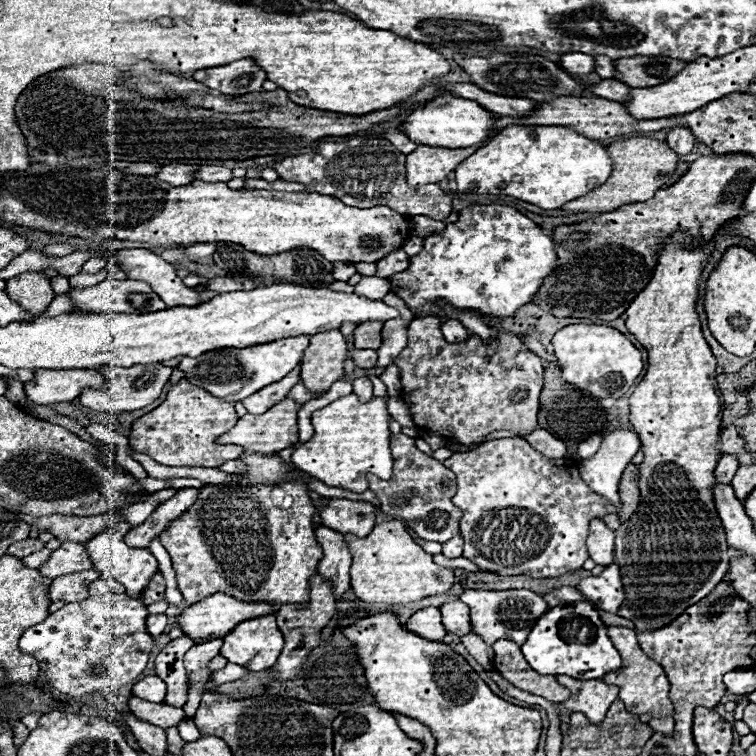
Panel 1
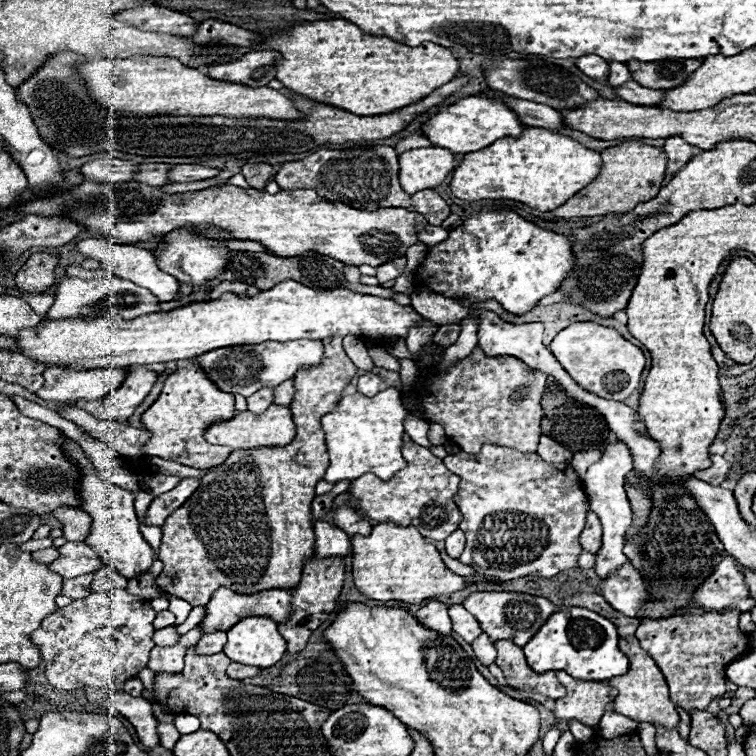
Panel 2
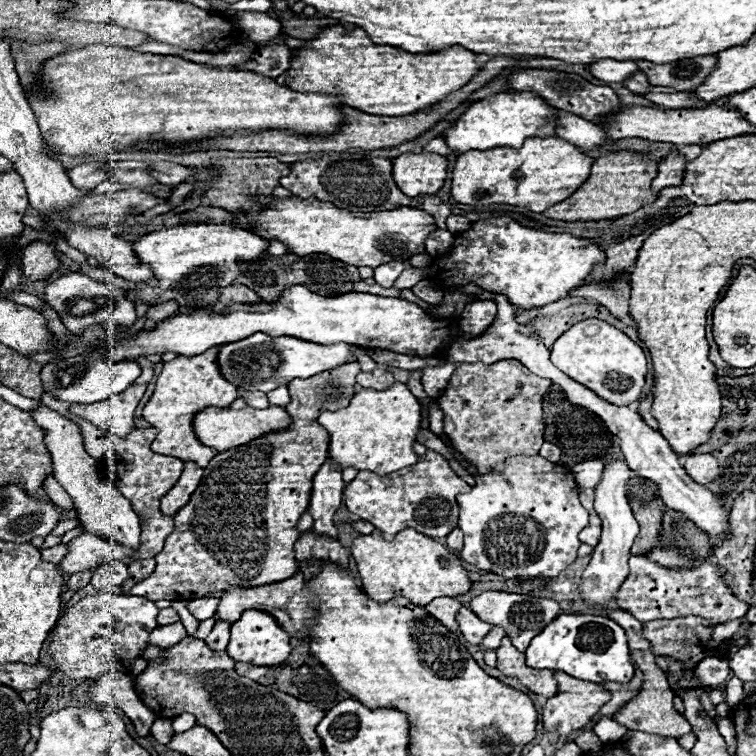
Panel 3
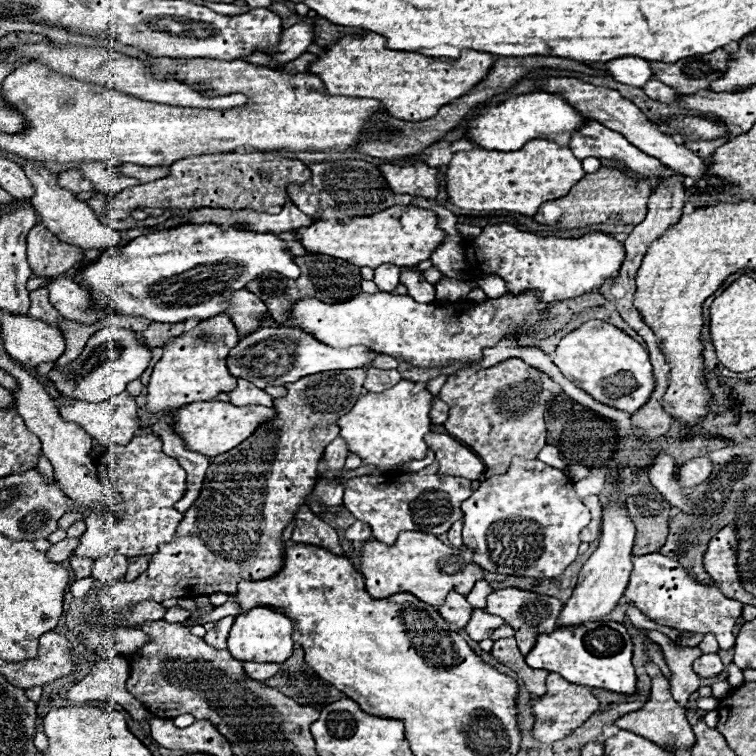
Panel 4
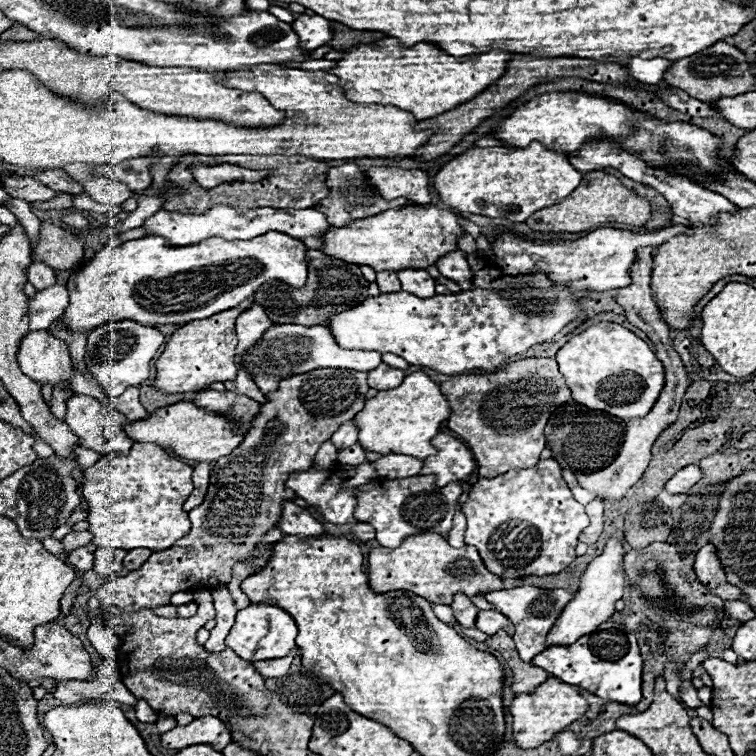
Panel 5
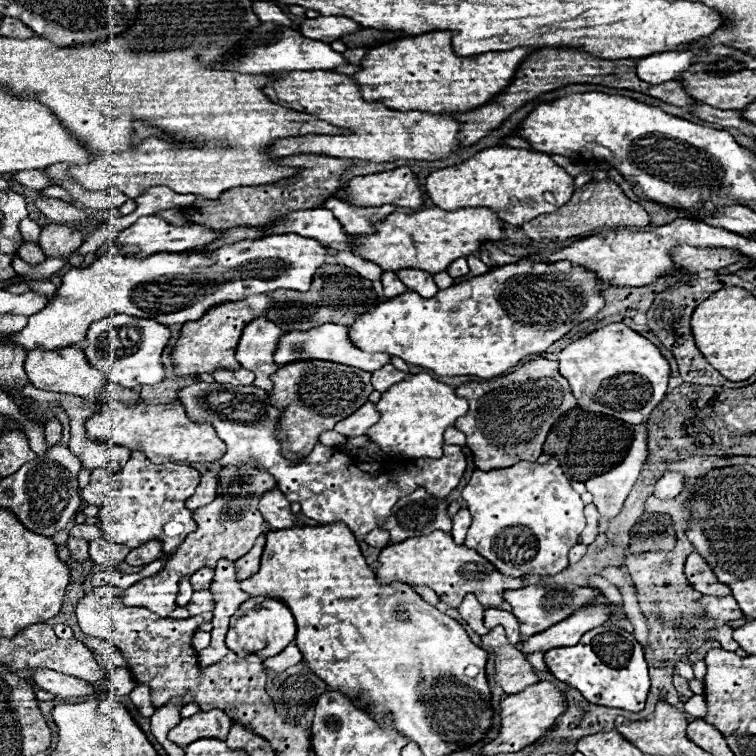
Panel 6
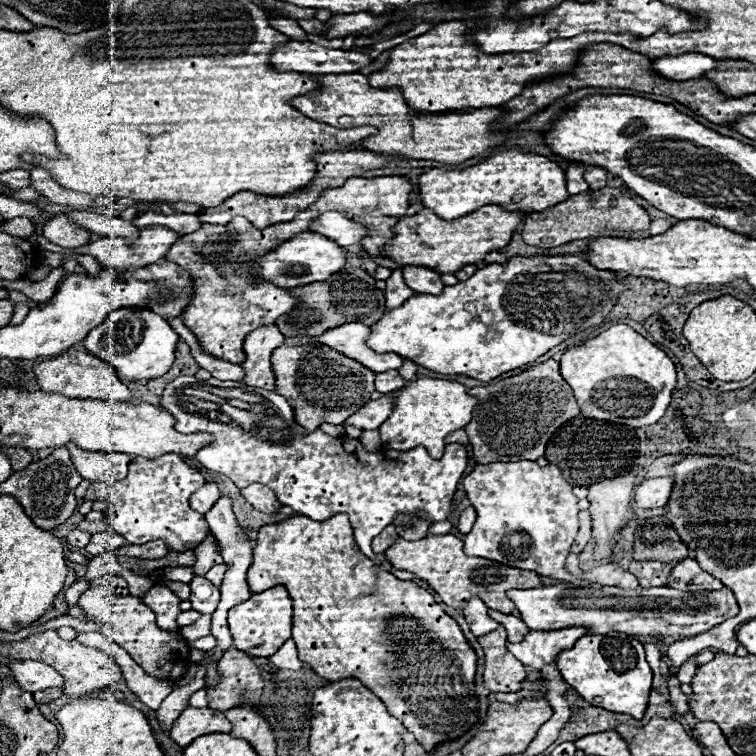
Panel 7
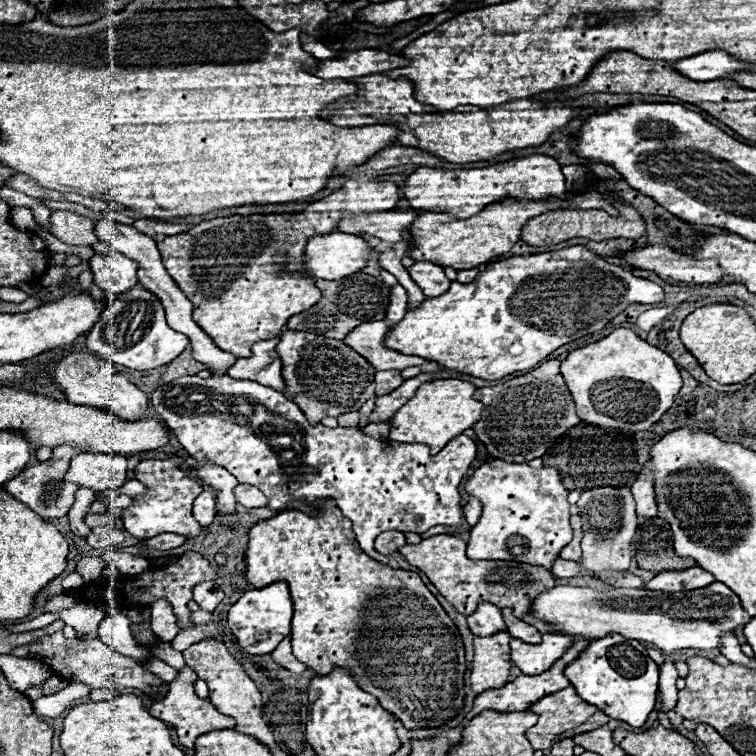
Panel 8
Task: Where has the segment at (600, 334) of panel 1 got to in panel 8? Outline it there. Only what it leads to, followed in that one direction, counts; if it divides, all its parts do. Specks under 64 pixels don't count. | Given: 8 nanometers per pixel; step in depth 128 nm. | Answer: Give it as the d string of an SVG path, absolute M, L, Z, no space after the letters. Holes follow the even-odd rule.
M616 328L606 338L572 350L560 372L576 402L576 414L588 424L602 428L624 428L632 432L648 430L674 404L682 388L676 362L656 346L638 338L628 328Z

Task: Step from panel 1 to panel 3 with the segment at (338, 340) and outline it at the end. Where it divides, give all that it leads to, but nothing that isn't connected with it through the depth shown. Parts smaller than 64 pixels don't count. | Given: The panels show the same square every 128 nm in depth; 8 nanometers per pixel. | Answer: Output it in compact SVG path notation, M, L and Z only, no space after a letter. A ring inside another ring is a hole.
M348 362L336 370L326 370L306 380L292 380L290 404L286 410L292 424L286 430L264 434L240 448L220 452L204 468L204 478L192 494L188 506L176 512L174 532L166 538L164 548L156 554L156 570L152 576L134 584L126 594L140 594L152 600L196 600L206 596L220 598L228 586L264 586L286 580L296 574L298 564L294 558L294 542L300 538L296 522L308 510L312 478L328 458L330 434L316 422L322 412L336 412L348 406L356 394L356 376L360 372L358 362Z

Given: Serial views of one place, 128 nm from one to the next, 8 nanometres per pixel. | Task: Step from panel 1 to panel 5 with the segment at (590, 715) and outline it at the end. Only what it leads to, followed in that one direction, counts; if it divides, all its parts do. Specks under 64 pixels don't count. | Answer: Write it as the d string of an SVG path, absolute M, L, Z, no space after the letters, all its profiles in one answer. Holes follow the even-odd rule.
M548 678L540 688L528 694L518 694L510 702L510 712L512 712L512 736L514 744L518 748L536 748L548 740L552 740L560 730L564 730L568 724L578 720L588 708L588 702L578 694L576 686L568 686L566 682L560 682L558 678Z

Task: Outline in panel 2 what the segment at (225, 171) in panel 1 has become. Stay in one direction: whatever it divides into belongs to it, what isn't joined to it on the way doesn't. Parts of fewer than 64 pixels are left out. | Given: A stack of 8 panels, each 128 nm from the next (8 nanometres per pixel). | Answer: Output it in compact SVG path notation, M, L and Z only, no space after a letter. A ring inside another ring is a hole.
M176 164L168 170L168 178L175 183L189 183L214 178L218 172L220 170L216 168L206 168L200 164Z

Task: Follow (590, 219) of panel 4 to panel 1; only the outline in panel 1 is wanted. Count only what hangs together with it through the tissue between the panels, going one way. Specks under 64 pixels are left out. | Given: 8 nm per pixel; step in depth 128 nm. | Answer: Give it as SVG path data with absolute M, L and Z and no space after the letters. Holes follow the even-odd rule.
M628 138L610 144L608 154L612 158L612 174L610 178L596 190L584 194L582 198L576 198L568 204L562 206L564 212L568 214L578 214L578 212L612 212L624 204L632 202L646 202L654 198L654 194L660 190L662 184L670 178L670 174L676 170L678 156L668 148L666 142L654 140L654 138Z

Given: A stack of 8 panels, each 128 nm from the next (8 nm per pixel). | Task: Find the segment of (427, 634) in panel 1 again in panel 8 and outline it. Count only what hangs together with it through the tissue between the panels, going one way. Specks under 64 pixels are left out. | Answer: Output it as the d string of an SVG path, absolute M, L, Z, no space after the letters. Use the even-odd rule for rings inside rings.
M480 602L478 610L468 616L468 626L474 636L492 636L498 632L506 632L508 628L500 614L500 608L490 602Z

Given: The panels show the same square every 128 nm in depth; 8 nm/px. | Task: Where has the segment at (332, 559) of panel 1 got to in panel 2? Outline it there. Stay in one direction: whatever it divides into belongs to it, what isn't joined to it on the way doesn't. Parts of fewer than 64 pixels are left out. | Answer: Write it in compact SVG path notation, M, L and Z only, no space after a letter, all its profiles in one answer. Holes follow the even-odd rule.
M318 520L314 522L314 534L316 534L318 558L328 558L328 556L346 558L350 554L350 538L344 534L344 530L336 530L334 524Z

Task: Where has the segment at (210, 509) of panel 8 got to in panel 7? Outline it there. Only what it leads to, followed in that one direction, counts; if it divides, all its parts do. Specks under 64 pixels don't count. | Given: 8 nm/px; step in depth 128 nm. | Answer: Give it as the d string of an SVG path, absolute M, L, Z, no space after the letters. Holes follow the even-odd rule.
M208 482L208 484L204 484L200 490L196 490L196 494L192 494L190 506L192 506L196 512L206 514L206 512L216 504L218 498L220 498L218 486L216 486L214 482ZM212 534L206 536L206 540L194 550L194 554L196 554L194 574L198 574L198 576L204 576L212 566L216 566L216 564L222 562L222 556L216 550L216 542L214 542L214 536Z

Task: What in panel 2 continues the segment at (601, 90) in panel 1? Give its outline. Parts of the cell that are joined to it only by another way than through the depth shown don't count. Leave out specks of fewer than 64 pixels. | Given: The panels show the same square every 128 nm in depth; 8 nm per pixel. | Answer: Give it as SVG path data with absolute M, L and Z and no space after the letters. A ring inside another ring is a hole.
M634 80L626 82L624 86L618 86L618 88L616 88L616 94L618 94L622 100L630 102L630 104L642 104L642 106L644 106L644 104L660 104L660 102L664 100L662 90L648 90L648 88L640 86L640 84L634 82Z

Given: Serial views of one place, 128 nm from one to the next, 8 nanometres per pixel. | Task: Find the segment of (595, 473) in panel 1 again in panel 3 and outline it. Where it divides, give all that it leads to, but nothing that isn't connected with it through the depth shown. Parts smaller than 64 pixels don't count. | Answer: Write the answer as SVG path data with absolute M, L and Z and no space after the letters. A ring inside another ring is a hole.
M612 462L604 468L602 480L596 486L596 500L594 510L602 518L602 536L598 546L592 552L592 558L582 574L582 582L578 586L580 598L588 606L598 608L610 608L610 602L616 596L616 590L624 584L624 578L628 578L628 558L630 558L630 546L634 544L634 538L638 536L638 522L632 516L628 498L626 498L626 482L630 478L630 468L624 462Z

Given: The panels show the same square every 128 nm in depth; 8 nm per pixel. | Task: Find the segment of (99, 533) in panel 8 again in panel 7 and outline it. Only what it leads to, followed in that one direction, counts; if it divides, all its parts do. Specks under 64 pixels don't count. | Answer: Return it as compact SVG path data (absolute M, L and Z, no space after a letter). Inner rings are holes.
M106 530L106 532L98 532L98 534L92 534L86 550L92 554L92 556L98 556L102 552L108 552L112 548L120 548L124 546L124 538L120 538L114 530Z

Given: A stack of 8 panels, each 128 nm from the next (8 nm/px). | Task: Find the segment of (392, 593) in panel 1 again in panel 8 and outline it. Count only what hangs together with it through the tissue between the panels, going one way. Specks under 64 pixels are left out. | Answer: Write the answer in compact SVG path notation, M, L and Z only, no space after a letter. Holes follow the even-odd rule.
M438 534L422 540L420 544L406 544L400 548L400 554L416 568L420 568L438 592L464 616L472 614L482 602L492 602L498 608L512 608L518 618L530 614L536 594L556 586L556 580L550 570L532 564L520 562L472 562L466 558L466 542L450 534Z

